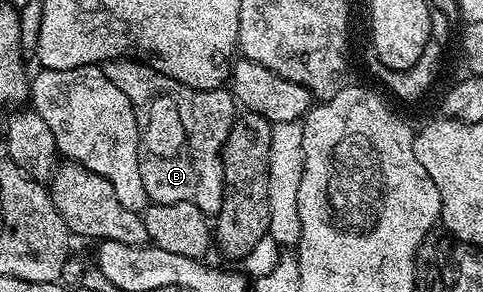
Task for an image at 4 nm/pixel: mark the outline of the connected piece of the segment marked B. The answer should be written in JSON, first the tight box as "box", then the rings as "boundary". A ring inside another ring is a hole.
{"box":[104,59,236,215],"boundary":[[[123,59],[120,61],[107,61],[104,65],[108,79],[112,79],[112,83],[116,83],[116,87],[120,87],[120,91],[124,91],[130,96],[130,101],[134,104],[135,110],[143,118],[144,128],[140,133],[140,152],[138,158],[140,159],[140,179],[144,179],[144,191],[147,198],[155,205],[163,205],[164,203],[192,203],[196,207],[200,207],[200,211],[207,215],[216,215],[222,206],[222,192],[224,191],[224,179],[222,178],[222,148],[228,139],[228,135],[234,126],[234,118],[236,116],[236,102],[234,94],[230,92],[229,88],[223,87],[221,89],[193,89],[184,83],[180,83],[171,77],[165,77],[160,71],[156,71],[145,61],[135,61],[133,59]]]}

